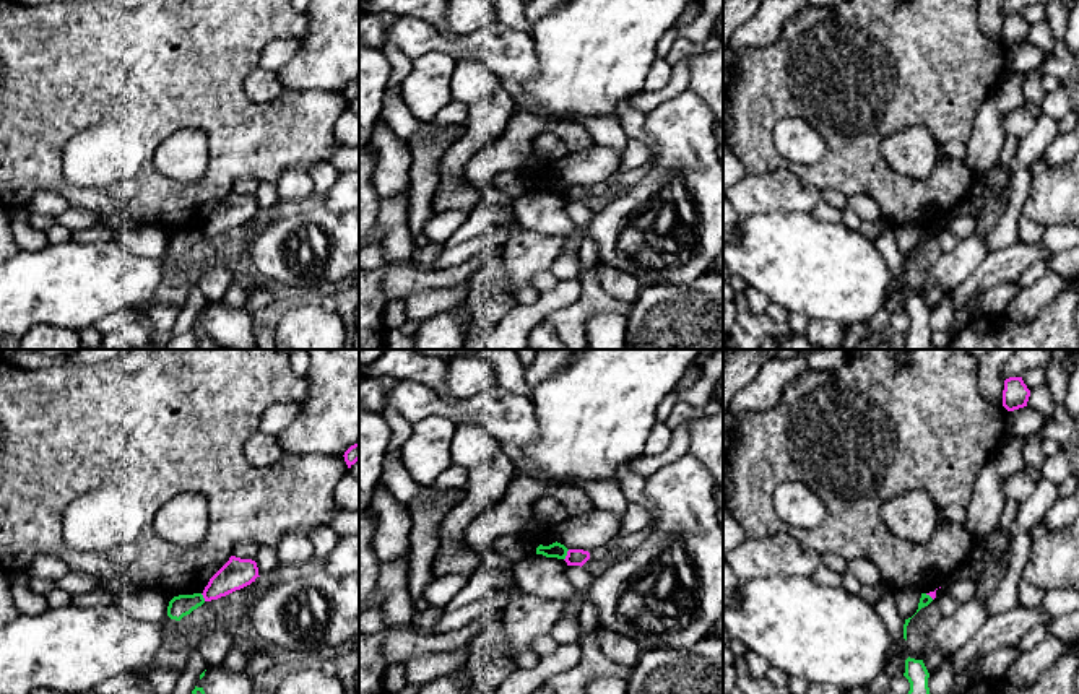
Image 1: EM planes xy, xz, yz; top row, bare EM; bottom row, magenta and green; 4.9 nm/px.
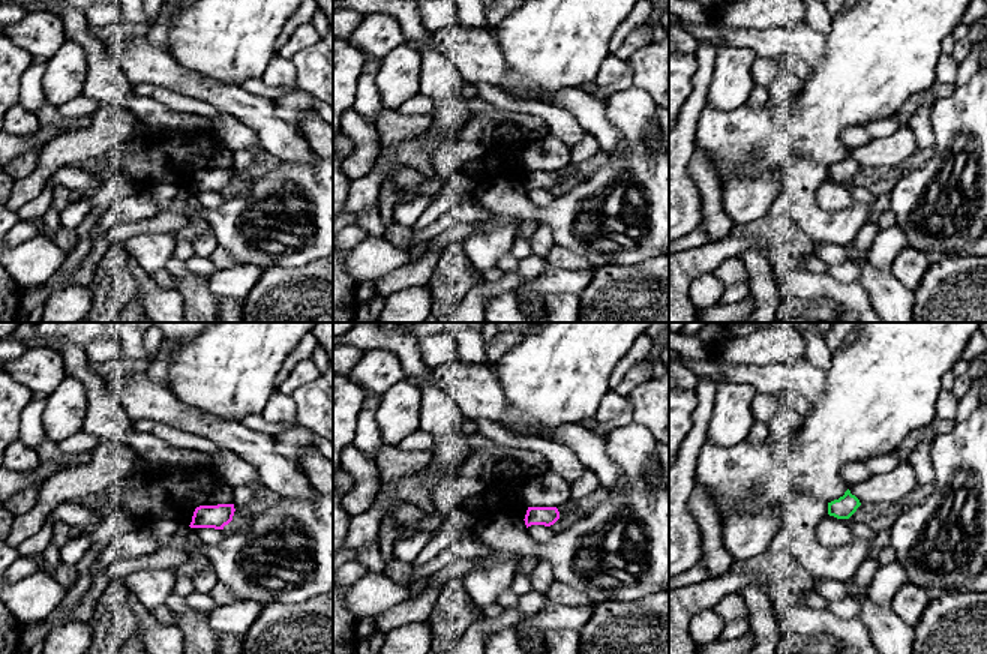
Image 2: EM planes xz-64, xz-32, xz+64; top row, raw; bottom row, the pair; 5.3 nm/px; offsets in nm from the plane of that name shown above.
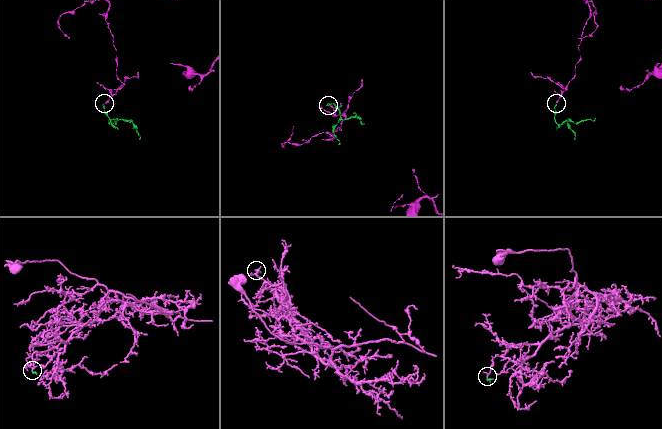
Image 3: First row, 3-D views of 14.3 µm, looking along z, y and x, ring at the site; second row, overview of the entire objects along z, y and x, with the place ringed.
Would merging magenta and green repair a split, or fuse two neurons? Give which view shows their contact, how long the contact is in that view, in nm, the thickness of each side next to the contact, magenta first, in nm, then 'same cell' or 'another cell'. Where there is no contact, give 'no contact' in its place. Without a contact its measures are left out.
xz | 60 nm | 80/80 nm | another cell

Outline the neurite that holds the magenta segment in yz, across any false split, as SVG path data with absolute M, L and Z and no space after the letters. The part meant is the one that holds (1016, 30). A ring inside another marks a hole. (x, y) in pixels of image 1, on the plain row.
M1009 13L1004 16L1003 42L1008 47L1014 47L1027 42L1030 26L1024 20L1022 13Z

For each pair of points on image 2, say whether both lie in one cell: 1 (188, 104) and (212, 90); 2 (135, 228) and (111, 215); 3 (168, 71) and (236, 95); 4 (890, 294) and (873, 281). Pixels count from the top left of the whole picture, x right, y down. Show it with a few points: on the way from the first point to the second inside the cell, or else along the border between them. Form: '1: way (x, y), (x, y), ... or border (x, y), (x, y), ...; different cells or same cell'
1: border (165, 86), (206, 101), (230, 114); different cells
2: border (158, 212), (149, 218), (116, 224), (107, 231); different cells
3: way (185, 83), (219, 95); same cell
4: way (885, 291), (878, 284); same cell

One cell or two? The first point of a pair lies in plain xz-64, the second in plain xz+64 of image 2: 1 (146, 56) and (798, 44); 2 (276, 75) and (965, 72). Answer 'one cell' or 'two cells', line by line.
1: one cell
2: two cells

